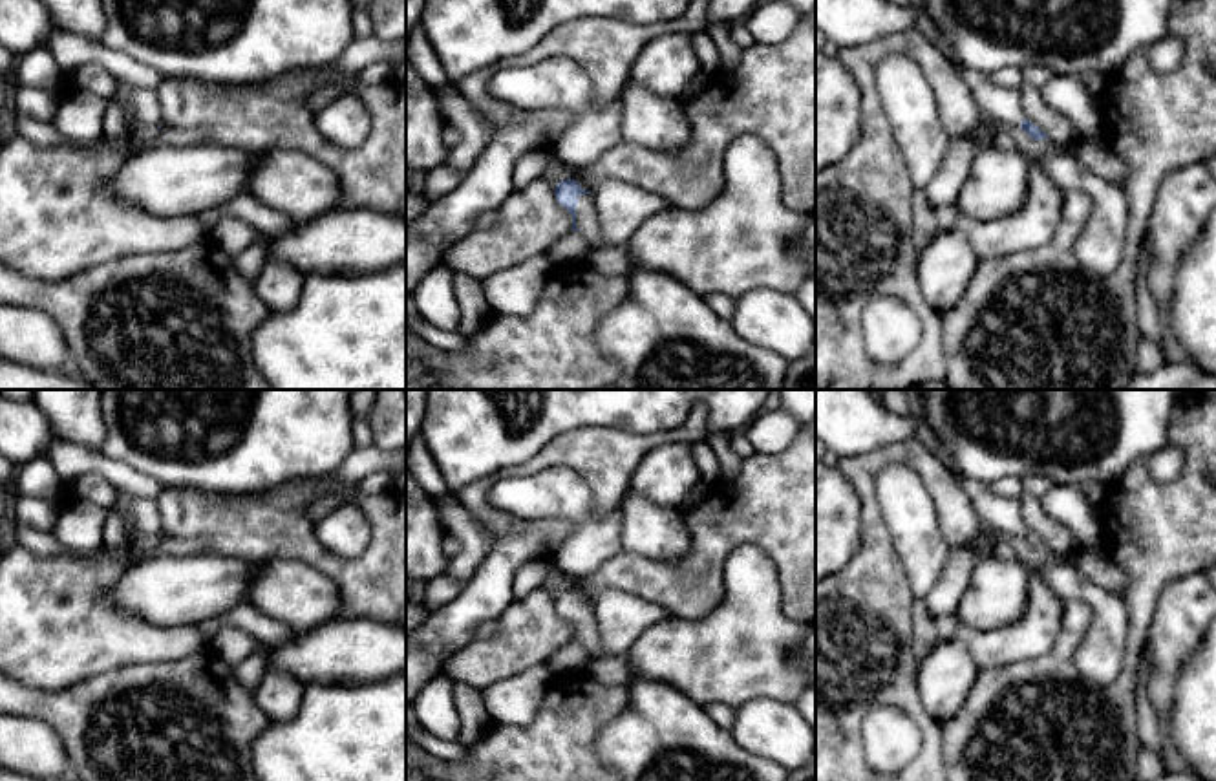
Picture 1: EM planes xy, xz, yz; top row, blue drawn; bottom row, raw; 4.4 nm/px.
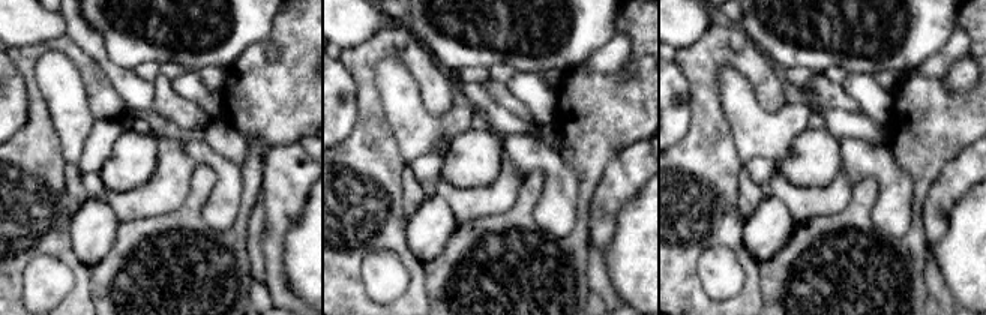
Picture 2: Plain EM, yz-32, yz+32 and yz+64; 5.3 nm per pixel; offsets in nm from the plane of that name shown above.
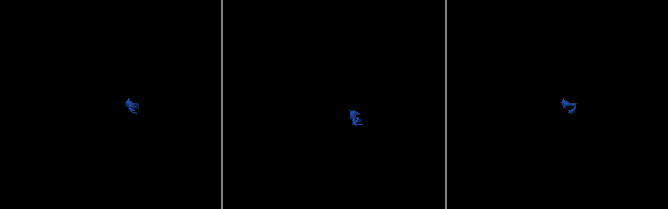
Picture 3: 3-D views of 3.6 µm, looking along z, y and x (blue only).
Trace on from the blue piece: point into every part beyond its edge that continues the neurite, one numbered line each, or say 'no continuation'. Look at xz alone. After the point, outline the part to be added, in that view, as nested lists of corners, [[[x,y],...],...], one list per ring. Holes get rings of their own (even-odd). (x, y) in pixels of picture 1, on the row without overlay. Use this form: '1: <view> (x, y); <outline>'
1: xz (554, 578); [[[552,569],[547,580],[547,585],[558,587],[560,591],[569,589],[569,585],[563,580],[563,574],[558,569]]]
2: xz (586, 624); [[[581,604],[576,615],[576,638],[583,642],[585,655],[591,660],[602,657],[600,635],[592,604]]]

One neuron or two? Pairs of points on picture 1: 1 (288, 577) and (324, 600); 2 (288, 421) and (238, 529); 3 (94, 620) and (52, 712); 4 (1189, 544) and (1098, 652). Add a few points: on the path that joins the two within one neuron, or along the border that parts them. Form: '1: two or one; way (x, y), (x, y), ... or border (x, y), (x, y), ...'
1: one; way (297, 586), (315, 600)
2: two; border (295, 478), (260, 492), (227, 496)
3: two; border (103, 674), (57, 690), (37, 690), (21, 683)
4: two; border (1120, 597), (1127, 615), (1125, 659)

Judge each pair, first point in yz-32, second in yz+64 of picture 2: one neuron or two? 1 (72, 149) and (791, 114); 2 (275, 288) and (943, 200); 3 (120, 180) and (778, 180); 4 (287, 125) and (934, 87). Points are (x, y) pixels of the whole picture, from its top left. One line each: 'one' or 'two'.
1: one
2: one
3: two
4: one

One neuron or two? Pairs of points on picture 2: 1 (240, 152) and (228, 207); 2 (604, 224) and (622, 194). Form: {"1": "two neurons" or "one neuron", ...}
{"1": "two neurons", "2": "one neuron"}

